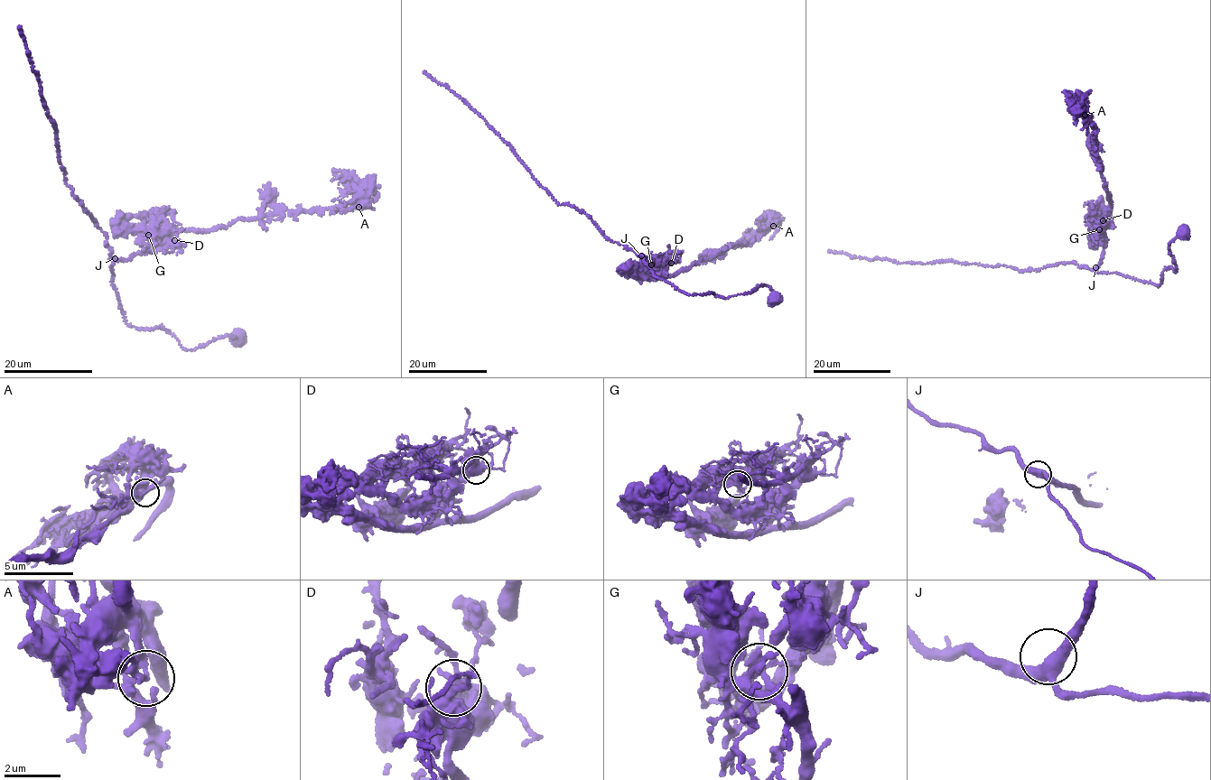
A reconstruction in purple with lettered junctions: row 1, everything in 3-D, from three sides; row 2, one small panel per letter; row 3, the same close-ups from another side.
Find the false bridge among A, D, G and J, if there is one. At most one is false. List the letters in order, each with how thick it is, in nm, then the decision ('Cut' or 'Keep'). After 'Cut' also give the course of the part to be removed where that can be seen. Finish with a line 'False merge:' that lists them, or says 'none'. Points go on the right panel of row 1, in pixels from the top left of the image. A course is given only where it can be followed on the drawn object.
A: Thickness 200 nm. Keep
D: Thickness 320 nm. Keep
G: Thickness 200 nm. Cut. Course of the part to remove: (1099, 229), (1104, 239), (1102, 260), (1092, 269), (1068, 262), (1023, 272), (953, 260), (869, 260), (827, 251)
J: Thickness 400 nm. Keep
False merge: G

